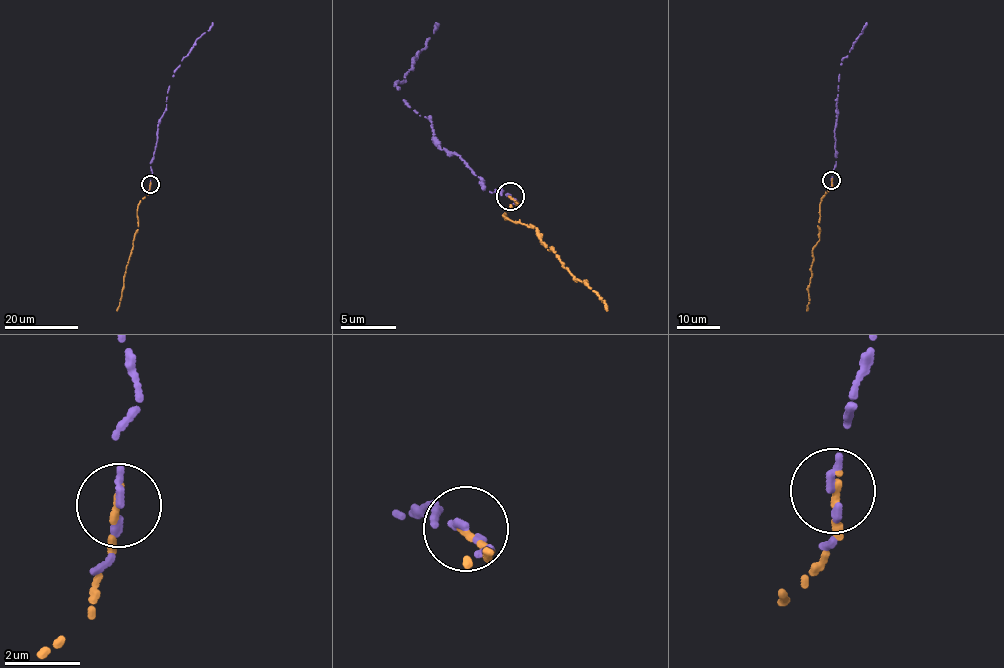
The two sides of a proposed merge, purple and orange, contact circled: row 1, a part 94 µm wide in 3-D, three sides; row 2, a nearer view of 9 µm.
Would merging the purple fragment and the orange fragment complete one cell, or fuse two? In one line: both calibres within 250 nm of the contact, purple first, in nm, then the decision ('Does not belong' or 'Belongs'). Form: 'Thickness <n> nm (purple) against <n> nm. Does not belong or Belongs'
Thickness 200 nm (purple) against 180 nm. Belongs

